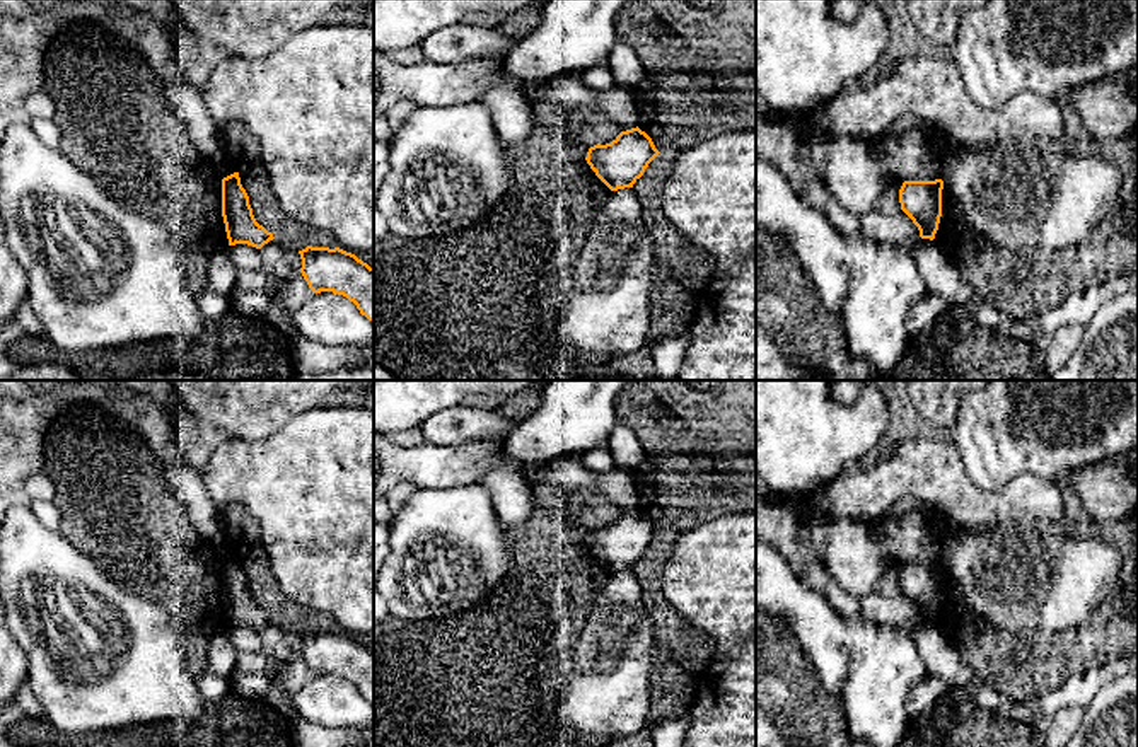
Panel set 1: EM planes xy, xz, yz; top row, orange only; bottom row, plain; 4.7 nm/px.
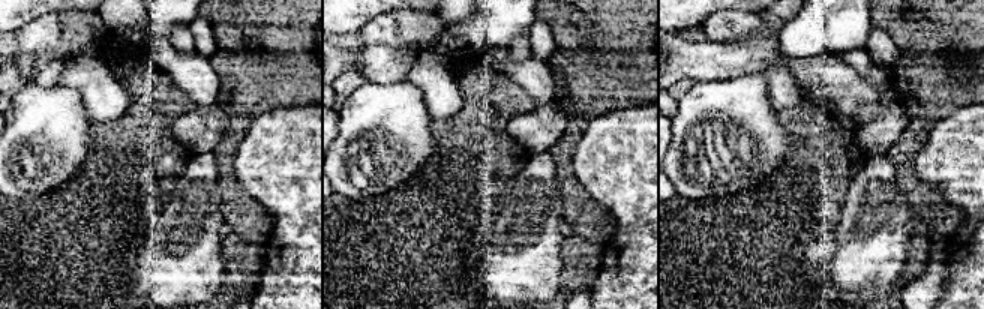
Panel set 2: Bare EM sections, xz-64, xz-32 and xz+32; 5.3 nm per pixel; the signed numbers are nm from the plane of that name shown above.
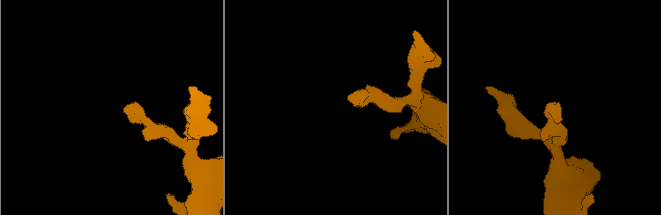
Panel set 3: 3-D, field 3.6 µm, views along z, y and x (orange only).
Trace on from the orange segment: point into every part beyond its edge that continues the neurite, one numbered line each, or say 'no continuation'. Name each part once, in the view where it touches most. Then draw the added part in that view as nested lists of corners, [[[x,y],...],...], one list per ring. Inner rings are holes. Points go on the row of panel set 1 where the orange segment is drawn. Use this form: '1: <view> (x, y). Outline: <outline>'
no continuation

